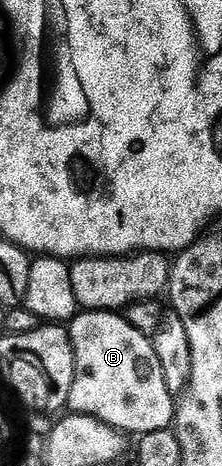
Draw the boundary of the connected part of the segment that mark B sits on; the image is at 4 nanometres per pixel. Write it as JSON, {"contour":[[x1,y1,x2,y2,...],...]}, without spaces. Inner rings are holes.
{"contour":[[80,311,70,321,69,331,75,355,75,377,69,390,67,408,74,415,92,416,124,434,135,432,136,437,172,427,177,400,171,395,169,386,165,386,165,373,161,371,161,362,157,362,152,337,135,329,128,317,119,312]]}

